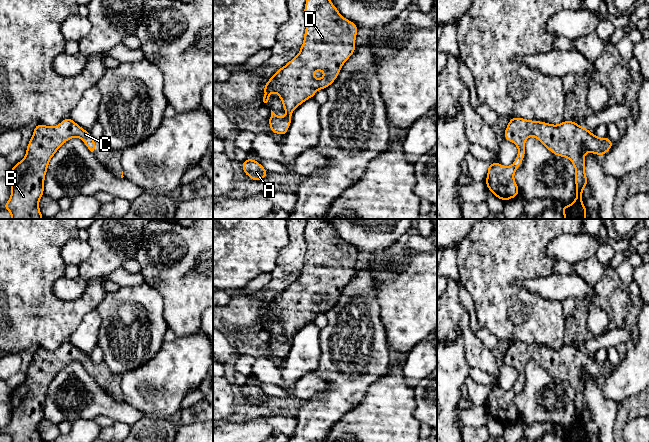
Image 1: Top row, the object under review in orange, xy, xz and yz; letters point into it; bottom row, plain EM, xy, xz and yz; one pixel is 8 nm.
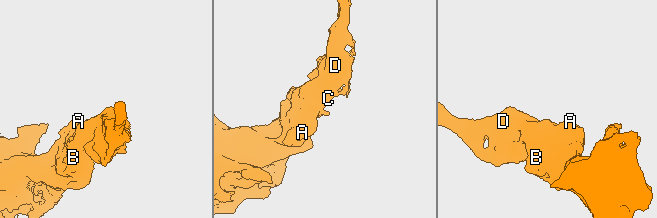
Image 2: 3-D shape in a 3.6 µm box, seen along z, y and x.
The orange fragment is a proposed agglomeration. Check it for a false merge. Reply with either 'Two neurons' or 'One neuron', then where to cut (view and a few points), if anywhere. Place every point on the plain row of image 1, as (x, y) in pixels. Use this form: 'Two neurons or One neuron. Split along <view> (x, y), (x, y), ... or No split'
One neuron. No split

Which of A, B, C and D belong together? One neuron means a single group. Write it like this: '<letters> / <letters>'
A B C D

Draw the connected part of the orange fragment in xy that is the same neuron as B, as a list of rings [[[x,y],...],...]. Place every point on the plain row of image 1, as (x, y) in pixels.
[[[70,341],[57,350],[34,350],[25,381],[13,389],[10,396],[11,420],[2,432],[11,437],[11,442],[44,442],[39,424],[44,419],[49,385],[66,365],[74,361],[81,362],[88,373],[94,375],[97,365]]]

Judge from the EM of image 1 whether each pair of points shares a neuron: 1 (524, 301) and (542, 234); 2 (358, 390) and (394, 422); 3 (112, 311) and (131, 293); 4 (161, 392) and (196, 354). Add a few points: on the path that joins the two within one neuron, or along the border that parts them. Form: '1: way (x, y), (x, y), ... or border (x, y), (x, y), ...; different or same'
1: way (512, 284), (512, 264), (525, 251); same
2: border (379, 377), (371, 384), (367, 394), (348, 412); different
3: way (117, 307), (126, 298); same
4: way (167, 383), (187, 363); same

